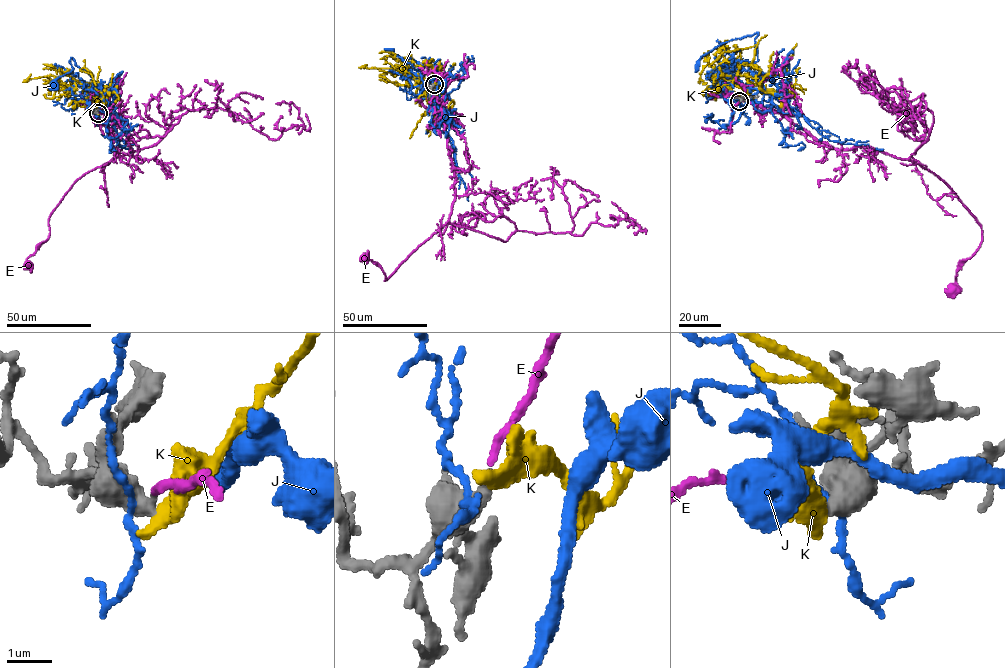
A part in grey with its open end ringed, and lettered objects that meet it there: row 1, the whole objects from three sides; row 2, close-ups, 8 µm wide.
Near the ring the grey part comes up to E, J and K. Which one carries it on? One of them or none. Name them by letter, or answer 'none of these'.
E

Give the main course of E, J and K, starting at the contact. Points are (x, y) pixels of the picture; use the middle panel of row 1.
E: (434, 84), (438, 76), (447, 73), (442, 108), (455, 178), (450, 217), (386, 280), (379, 266), (364, 259)
J: (433, 85), (436, 75), (419, 86), (420, 100), (441, 110), (468, 200)
K: (434, 84), (443, 79), (425, 94), (409, 62), (393, 68), (362, 67), (367, 64)

